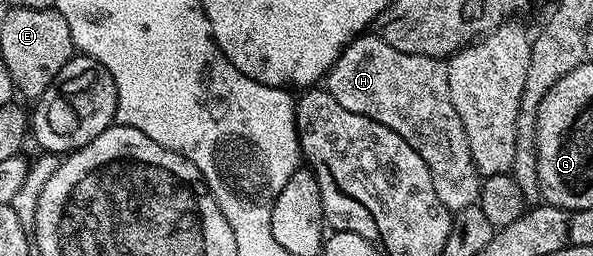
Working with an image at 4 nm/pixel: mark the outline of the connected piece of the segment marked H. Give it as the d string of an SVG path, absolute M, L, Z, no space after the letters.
M363 33L353 39L340 53L338 60L330 66L324 80L325 90L329 91L344 109L352 113L360 113L404 137L412 149L424 157L424 165L432 173L432 185L436 185L436 197L444 201L450 212L456 213L465 207L473 207L478 202L478 194L482 188L483 176L479 175L472 161L472 151L468 149L468 137L464 133L464 125L460 125L460 117L452 105L452 97L448 89L448 69L441 59L400 53L400 49L392 49L388 41L384 41L376 33Z

